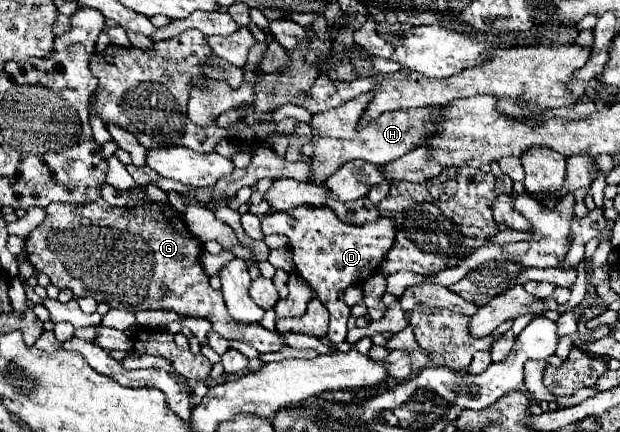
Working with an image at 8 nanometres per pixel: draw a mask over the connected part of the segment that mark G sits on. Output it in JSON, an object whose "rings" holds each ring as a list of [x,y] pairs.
{"rings":[[[103,200],[89,202],[85,206],[71,204],[51,204],[45,208],[45,220],[29,234],[25,242],[25,256],[33,268],[47,274],[51,282],[61,290],[69,288],[75,298],[91,296],[97,302],[105,302],[109,308],[141,312],[141,310],[173,310],[183,316],[207,318],[213,330],[227,340],[239,340],[251,344],[257,352],[277,352],[283,348],[279,334],[265,330],[259,323],[235,322],[225,308],[223,294],[209,286],[209,278],[199,264],[199,254],[203,252],[201,242],[187,230],[185,222],[171,210],[169,204],[155,204],[153,210],[145,208],[117,208]]]}

